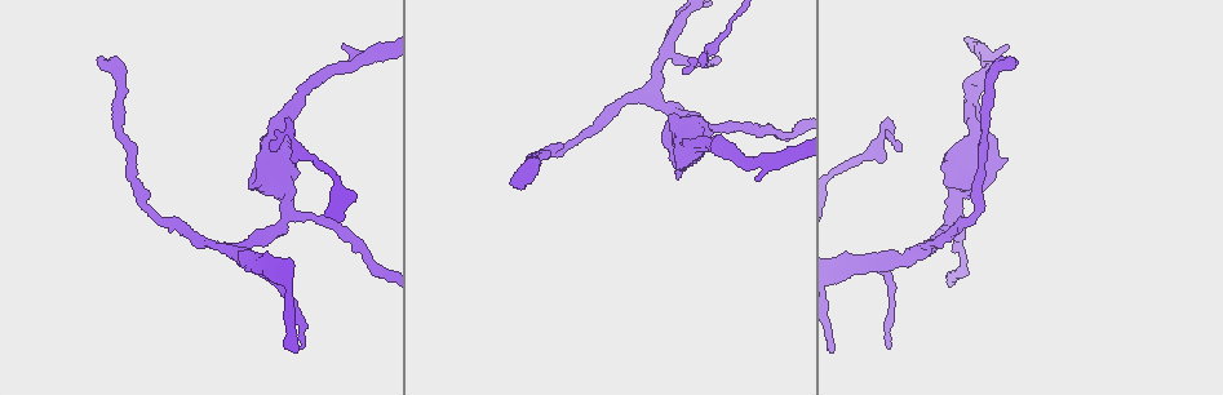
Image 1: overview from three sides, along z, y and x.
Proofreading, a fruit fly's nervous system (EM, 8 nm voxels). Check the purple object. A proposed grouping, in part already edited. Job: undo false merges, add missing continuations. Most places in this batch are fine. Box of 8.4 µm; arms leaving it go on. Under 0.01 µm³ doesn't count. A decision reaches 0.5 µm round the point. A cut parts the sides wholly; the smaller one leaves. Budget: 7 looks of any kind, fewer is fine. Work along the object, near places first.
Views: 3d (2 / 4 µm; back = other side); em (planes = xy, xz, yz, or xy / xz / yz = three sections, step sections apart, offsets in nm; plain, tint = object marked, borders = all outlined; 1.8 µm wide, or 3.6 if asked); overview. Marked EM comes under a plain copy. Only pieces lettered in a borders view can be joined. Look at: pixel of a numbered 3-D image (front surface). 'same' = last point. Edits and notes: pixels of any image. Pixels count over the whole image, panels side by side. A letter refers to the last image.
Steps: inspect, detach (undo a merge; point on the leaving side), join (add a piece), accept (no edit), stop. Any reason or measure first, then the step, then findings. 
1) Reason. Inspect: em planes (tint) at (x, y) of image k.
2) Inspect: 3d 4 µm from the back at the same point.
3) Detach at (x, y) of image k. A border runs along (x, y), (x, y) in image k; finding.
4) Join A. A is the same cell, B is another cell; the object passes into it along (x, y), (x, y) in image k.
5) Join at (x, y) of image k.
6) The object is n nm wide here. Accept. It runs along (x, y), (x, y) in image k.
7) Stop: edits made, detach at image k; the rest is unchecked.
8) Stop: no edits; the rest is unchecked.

Abrupt turn. Inspect: em planes (borders) at (290, 131) of image 1.

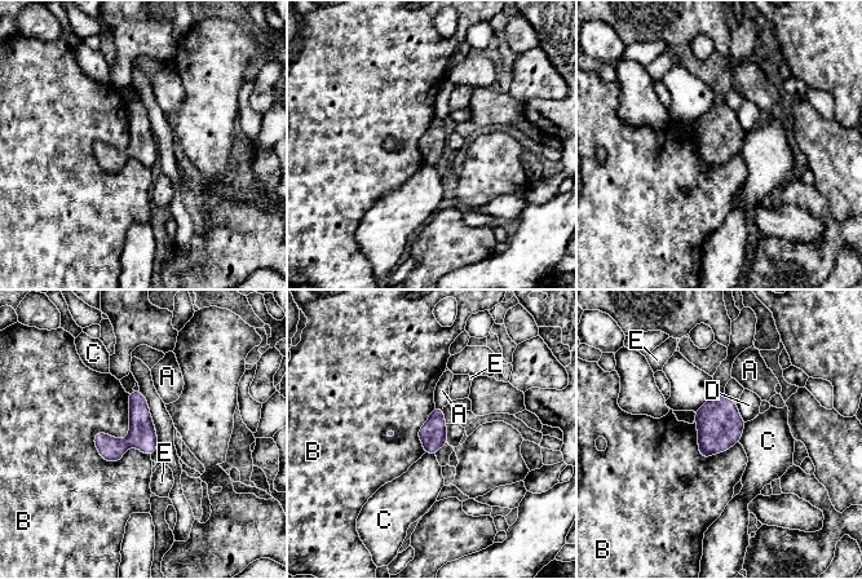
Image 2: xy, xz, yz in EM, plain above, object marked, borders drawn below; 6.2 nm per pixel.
The object is 170 nm wide here. Accept. A, B, C, D and E are other cells; a border runs along (128, 393), (109, 463) in image 2; all the same cell.

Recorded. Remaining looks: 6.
Three arms meet. Inspect: 3d 2 µm at (295, 214) of image 1.

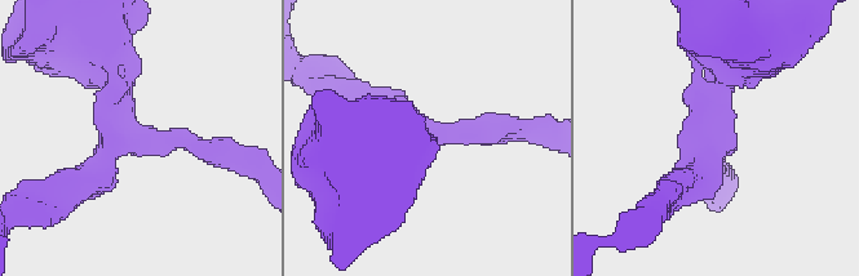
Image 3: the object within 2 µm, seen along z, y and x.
3 arms meet here; the arms are 160, 220, 550 nm wide; now the EM. Inspect: em planes (borders) at (721, 135) of image 3.

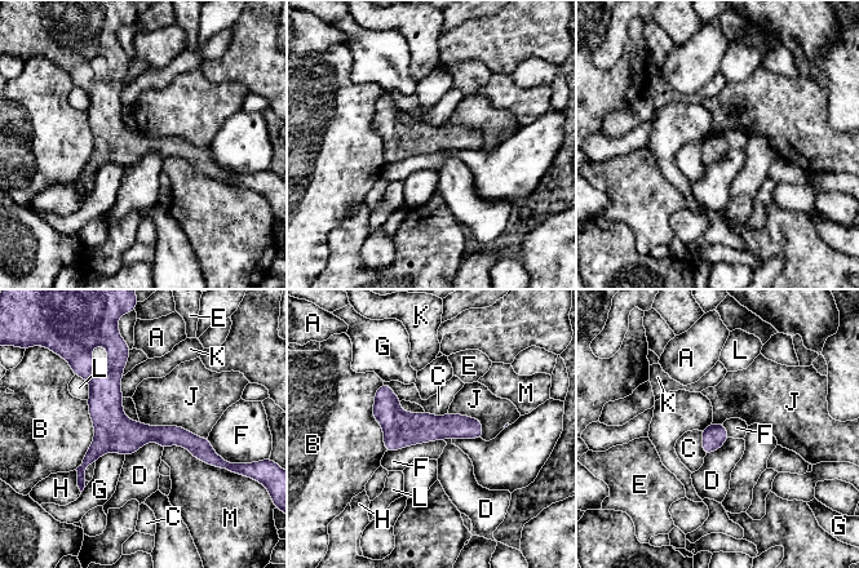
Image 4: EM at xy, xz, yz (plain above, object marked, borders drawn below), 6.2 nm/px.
Accept. A, B, C, D, E, F, G, H, J, K, L and M are other cells; it runs along (123, 359), (111, 412), (213, 462) in image 4; all the same cell.

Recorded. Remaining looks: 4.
Free end. Inspect: em planes (borders) at (757, 177) of image 1.

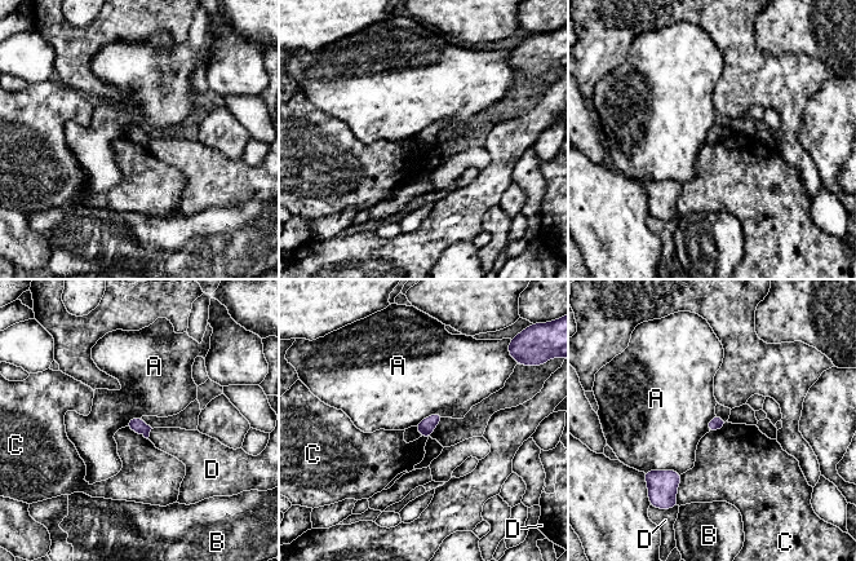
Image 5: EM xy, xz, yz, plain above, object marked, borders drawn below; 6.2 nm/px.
The longest contact is with A, 240 nm. Accept. A, B, C and D are other cells; a border runs along (643, 471), (675, 469), (682, 473) in image 5; no lettered piece goes on from it.

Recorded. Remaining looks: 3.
Stop: no edits; the rest is unchecked.

